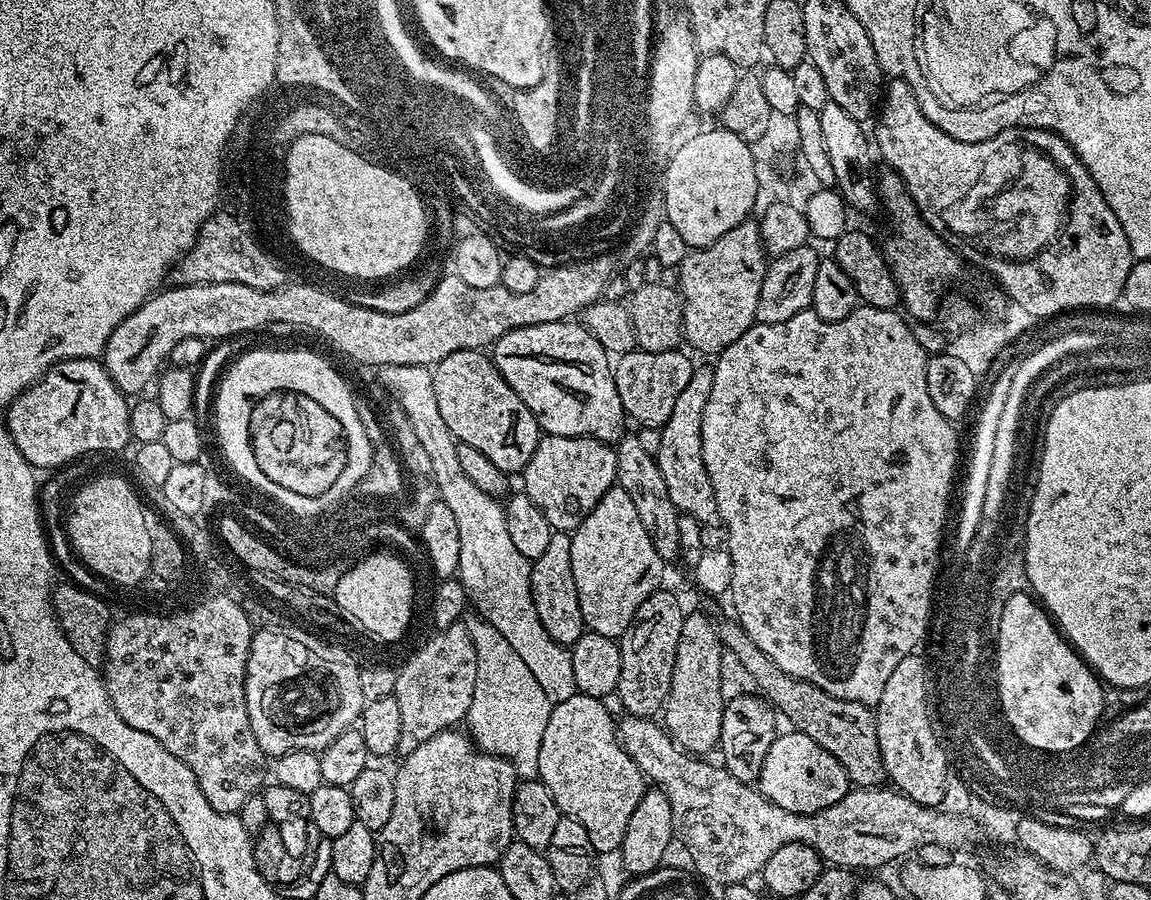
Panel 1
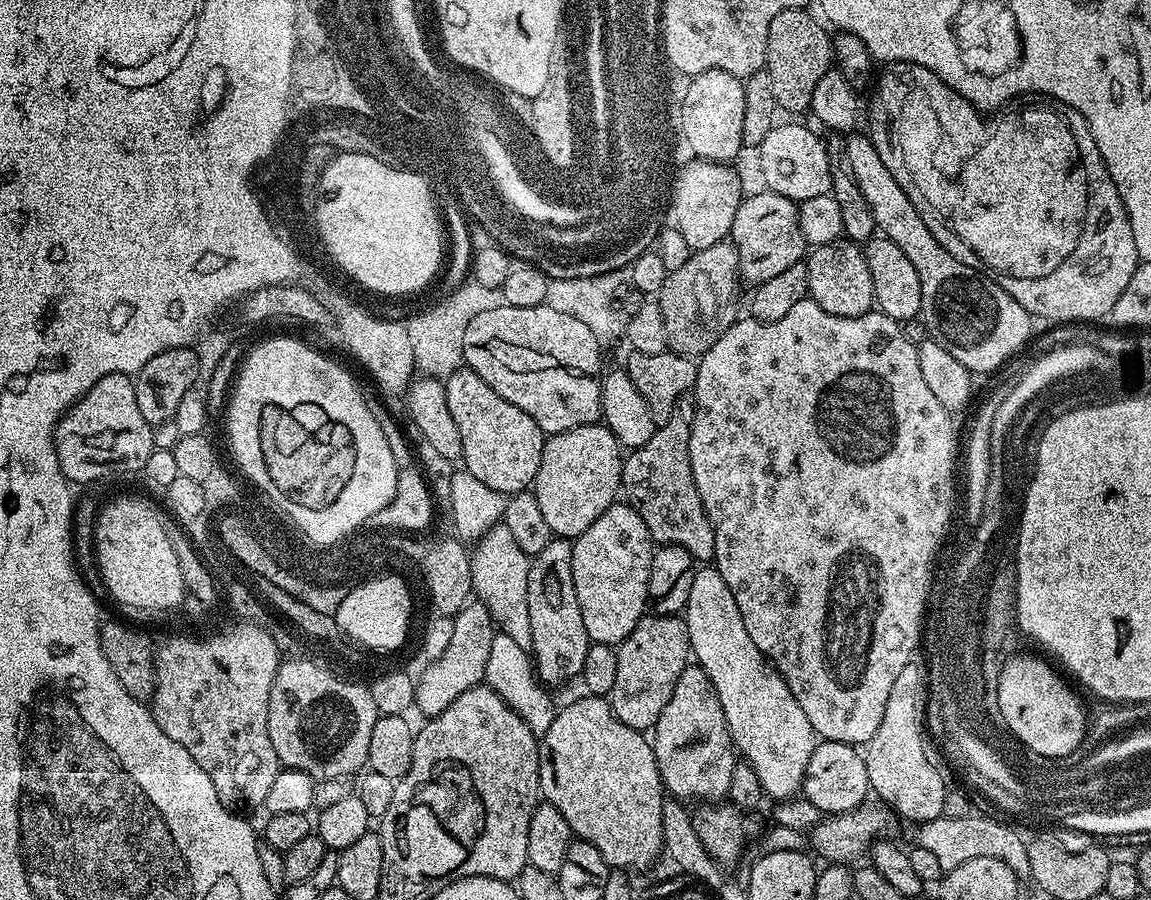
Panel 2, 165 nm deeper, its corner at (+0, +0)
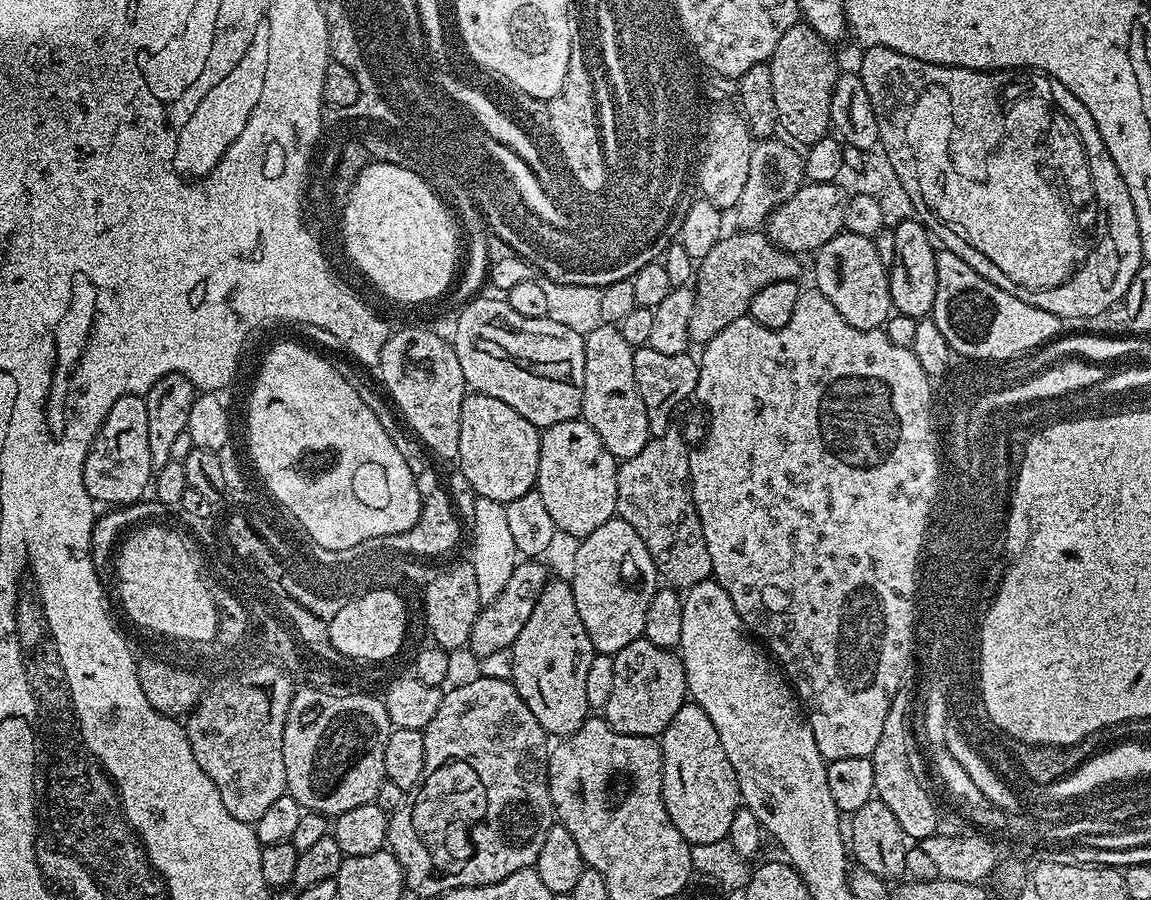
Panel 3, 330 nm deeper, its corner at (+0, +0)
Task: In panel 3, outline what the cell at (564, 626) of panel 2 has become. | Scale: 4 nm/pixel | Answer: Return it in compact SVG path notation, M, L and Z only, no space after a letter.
M552 578L545 584L542 594L538 598L538 602L534 602L534 611L531 612L526 626L522 626L522 631L519 632L518 638L512 644L510 651L512 654L511 682L518 690L522 702L526 702L526 706L530 706L530 714L534 714L534 718L538 718L538 722L544 727L549 737L563 738L578 731L584 725L584 721L589 719L590 716L590 709L586 702L586 674L590 670L590 662L594 655L594 649L590 642L590 634L586 634L586 626L582 626L582 618L578 618L578 606L574 606L572 585L567 579L556 580L556 578Z

